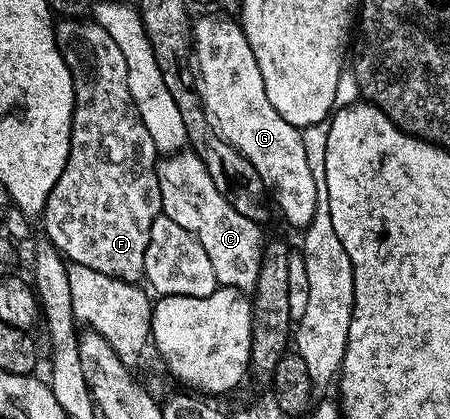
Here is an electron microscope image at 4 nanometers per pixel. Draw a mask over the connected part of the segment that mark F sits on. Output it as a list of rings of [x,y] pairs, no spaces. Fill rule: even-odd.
[[[65,17],[57,20],[54,28],[54,36],[58,42],[58,48],[64,59],[64,65],[72,75],[74,82],[74,120],[70,126],[70,143],[68,161],[65,163],[64,172],[61,173],[60,179],[56,181],[52,191],[49,193],[48,201],[45,203],[45,209],[42,214],[44,221],[43,234],[50,240],[58,251],[69,261],[74,261],[85,267],[90,267],[94,271],[112,276],[114,279],[120,279],[129,283],[139,282],[143,277],[144,252],[148,247],[148,238],[151,233],[152,222],[162,212],[162,194],[160,193],[157,161],[160,153],[155,149],[155,142],[152,141],[152,135],[149,133],[147,126],[142,123],[137,109],[132,101],[132,93],[128,89],[128,67],[124,65],[124,53],[116,46],[116,41],[104,33],[104,29],[99,23],[91,21],[89,18],[68,19]]]

